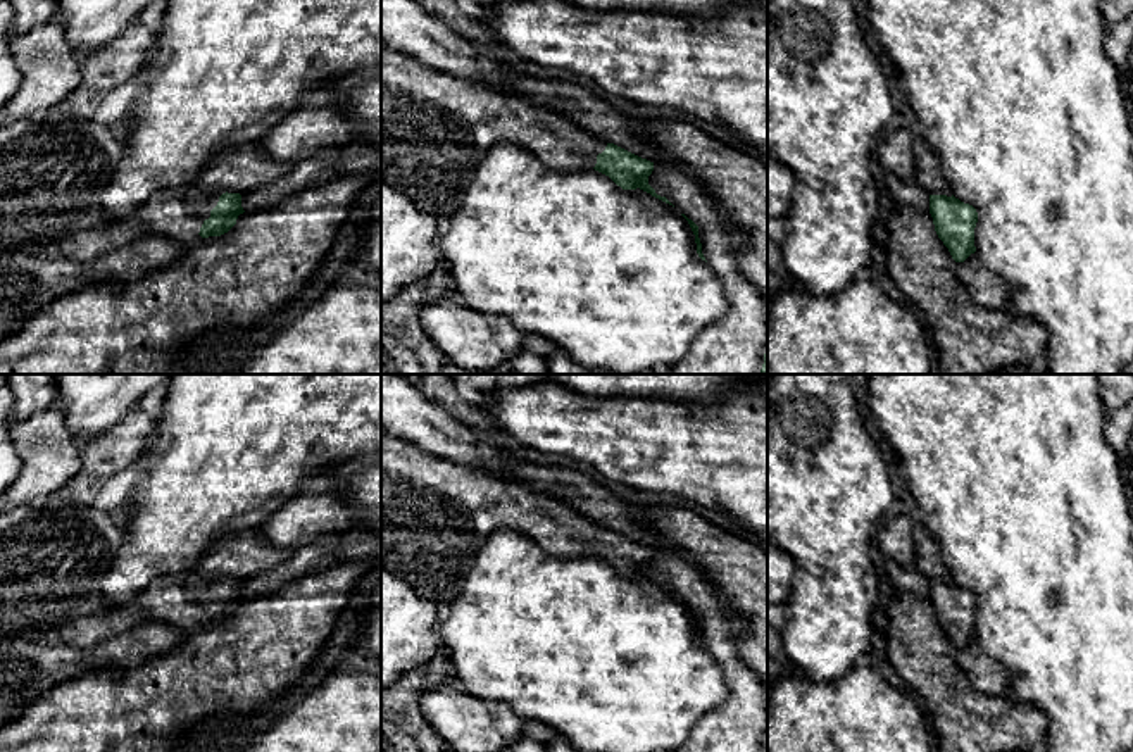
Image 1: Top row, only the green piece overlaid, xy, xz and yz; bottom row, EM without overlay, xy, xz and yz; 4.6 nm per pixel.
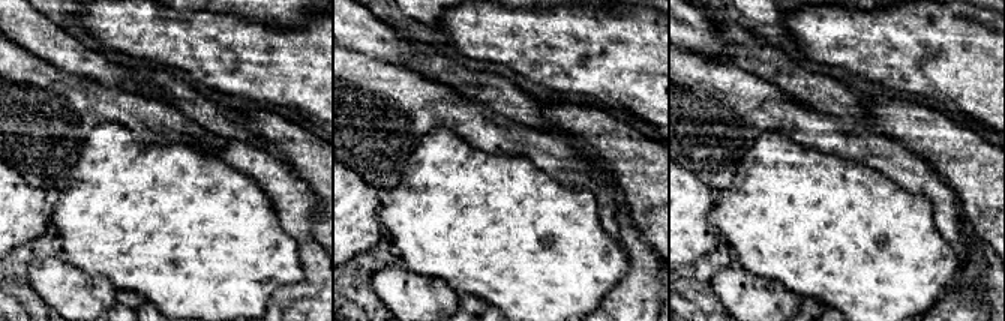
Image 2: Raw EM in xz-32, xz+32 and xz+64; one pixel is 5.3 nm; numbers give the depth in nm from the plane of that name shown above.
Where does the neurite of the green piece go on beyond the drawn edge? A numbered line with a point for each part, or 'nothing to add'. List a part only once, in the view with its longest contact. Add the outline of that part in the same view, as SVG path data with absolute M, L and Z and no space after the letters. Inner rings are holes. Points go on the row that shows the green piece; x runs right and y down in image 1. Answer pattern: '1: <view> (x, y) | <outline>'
1: xy (54, 166) | M62 109L0 126L0 252L93 260L147 235L169 236L185 247L202 241L200 228L222 195L205 185L159 190L121 221L103 214L102 197L122 157L124 145L117 131Z

